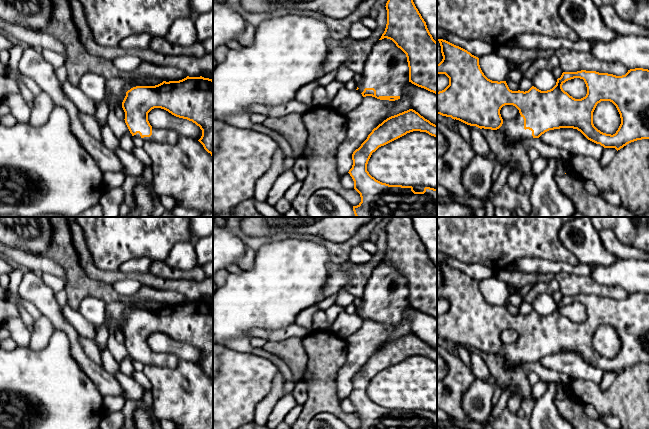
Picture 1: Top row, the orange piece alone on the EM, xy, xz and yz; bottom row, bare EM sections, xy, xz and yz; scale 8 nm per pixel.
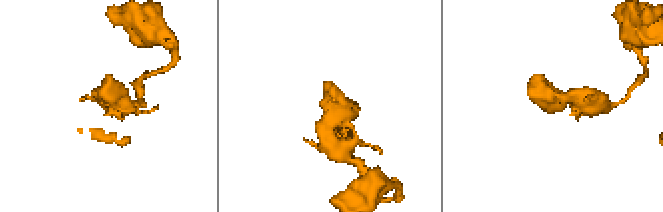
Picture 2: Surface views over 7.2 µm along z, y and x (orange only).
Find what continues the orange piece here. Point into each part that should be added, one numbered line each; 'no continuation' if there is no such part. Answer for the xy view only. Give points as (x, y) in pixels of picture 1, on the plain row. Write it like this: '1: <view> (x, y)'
1: xy (158, 359)

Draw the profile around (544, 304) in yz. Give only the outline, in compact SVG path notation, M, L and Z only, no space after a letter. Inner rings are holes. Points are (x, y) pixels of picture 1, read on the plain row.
M542 293L536 297L532 303L533 310L541 315L552 313L556 309L557 303L551 294Z

